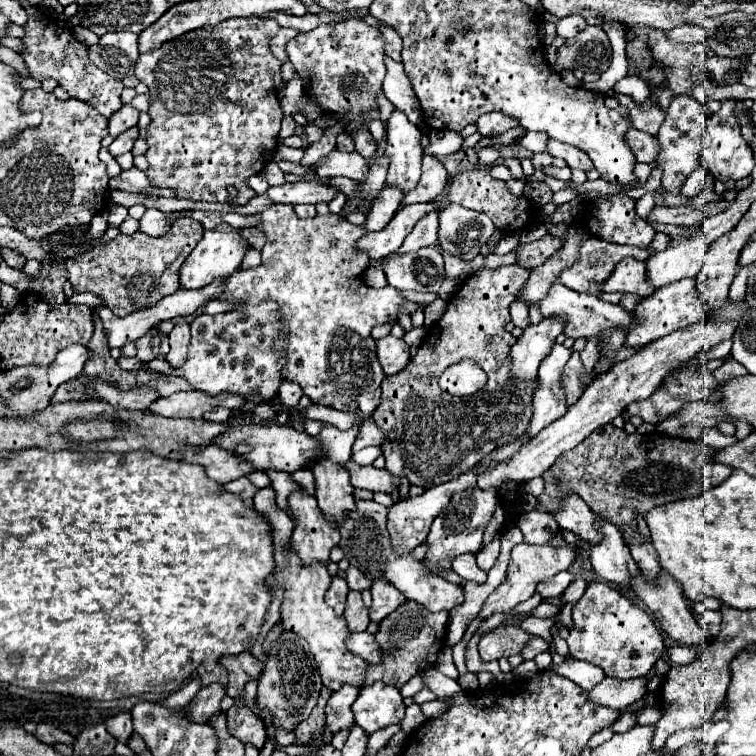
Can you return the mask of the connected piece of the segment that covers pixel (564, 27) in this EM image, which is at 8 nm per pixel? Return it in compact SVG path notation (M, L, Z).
M570 15L569 17L564 17L556 23L557 33L565 39L577 35L579 31L582 31L586 27L586 22L581 21L581 16Z

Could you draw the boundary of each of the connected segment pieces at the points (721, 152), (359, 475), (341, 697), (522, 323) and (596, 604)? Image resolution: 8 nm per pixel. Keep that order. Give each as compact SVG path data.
M725 99L723 107L719 113L711 115L709 123L707 123L707 131L705 131L705 141L703 141L703 149L701 149L701 157L699 163L701 167L711 173L717 181L739 181L751 175L753 167L755 167L755 159L751 149L747 147L747 143L741 137L739 131L739 123L733 115L735 109L735 99Z
M353 459L345 463L345 469L349 471L349 481L353 487L369 489L369 491L383 491L391 493L393 489L393 475L387 473L387 469L377 469L373 465L357 465Z
M343 685L337 693L331 695L327 707L325 707L325 727L329 733L339 733L343 729L349 729L355 725L351 705L357 699L359 689L351 685Z
M513 303L513 305L511 305L511 321L513 321L515 327L525 329L525 327L531 323L527 309L529 309L527 303Z
M591 583L586 588L581 601L573 607L573 621L575 627L567 637L571 657L601 667L607 677L643 677L663 655L665 643L651 617L627 595L607 583Z

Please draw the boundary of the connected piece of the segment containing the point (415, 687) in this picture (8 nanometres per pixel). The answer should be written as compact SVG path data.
M415 675L415 677L411 677L411 679L401 687L401 695L403 695L403 697L413 697L413 695L419 693L423 687L425 687L425 685L423 685L423 677L421 677L421 675Z

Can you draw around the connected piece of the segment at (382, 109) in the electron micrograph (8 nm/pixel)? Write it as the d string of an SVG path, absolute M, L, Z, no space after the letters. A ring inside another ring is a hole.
M379 89L379 95L377 95L377 103L379 103L379 113L381 113L381 117L379 117L379 121L383 123L383 127L387 127L387 121L389 121L389 117L391 117L391 113L393 113L393 103L383 95L383 91Z

